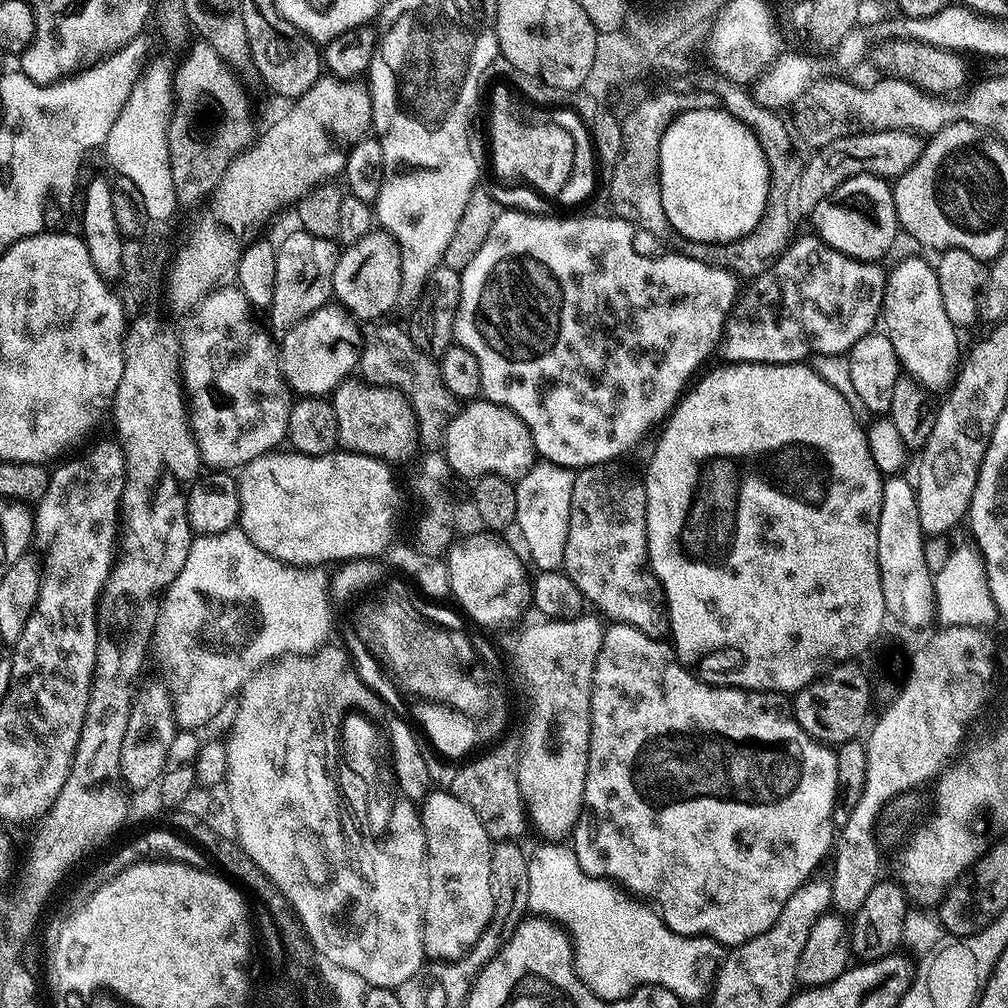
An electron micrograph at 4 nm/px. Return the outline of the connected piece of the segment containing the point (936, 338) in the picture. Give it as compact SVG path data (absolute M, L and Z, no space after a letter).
M908 256L905 260L900 260L896 265L893 266L892 272L887 273L886 283L884 286L884 306L882 309L882 328L883 331L890 338L890 342L894 346L896 351L896 356L900 359L900 363L903 366L903 369L909 374L915 377L920 384L923 384L925 388L929 390L937 390L936 388L941 388L941 390L947 389L951 385L954 379L954 373L958 368L958 359L961 357L962 348L960 352L960 340L958 337L958 330L950 322L950 318L946 318L946 310L942 307L942 290L938 290L938 278L936 277L935 267L931 263L927 264L920 256Z

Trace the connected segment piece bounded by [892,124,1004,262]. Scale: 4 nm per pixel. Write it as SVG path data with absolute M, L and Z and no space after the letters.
M954 124L954 130L950 130L950 126L944 128L946 134L935 132L934 135L921 147L920 156L914 162L914 166L910 166L898 177L895 177L894 187L892 189L892 197L894 198L894 206L896 207L896 222L901 229L904 228L917 240L920 244L925 244L928 248L936 248L935 250L943 250L946 248L957 248L958 250L966 250L966 254L974 254L974 258L991 262L996 259L996 255L1002 250L1002 230L992 230L992 232L982 232L978 236L966 236L950 226L946 226L940 220L936 202L934 202L934 192L932 192L932 182L934 182L934 172L938 168L938 162L942 160L942 156L946 154L946 150L950 150L950 146L958 144L954 142L956 138L960 140L960 128Z

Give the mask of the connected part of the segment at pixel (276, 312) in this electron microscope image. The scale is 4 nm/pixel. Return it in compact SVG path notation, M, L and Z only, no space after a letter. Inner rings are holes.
M301 228L295 229L276 248L276 276L273 300L268 309L269 327L278 334L304 321L314 310L323 308L333 299L332 279L338 248L332 240L314 237ZM336 247L336 248L335 248Z

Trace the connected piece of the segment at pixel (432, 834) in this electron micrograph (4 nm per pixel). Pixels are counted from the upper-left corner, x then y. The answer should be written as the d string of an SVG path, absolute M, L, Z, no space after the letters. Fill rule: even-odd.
M449 790L429 791L419 805L420 821L428 843L428 881L430 890L424 911L424 955L434 960L457 960L465 956L478 942L482 930L494 914L494 894L492 893L492 846L486 826L474 814L466 802L456 798Z

